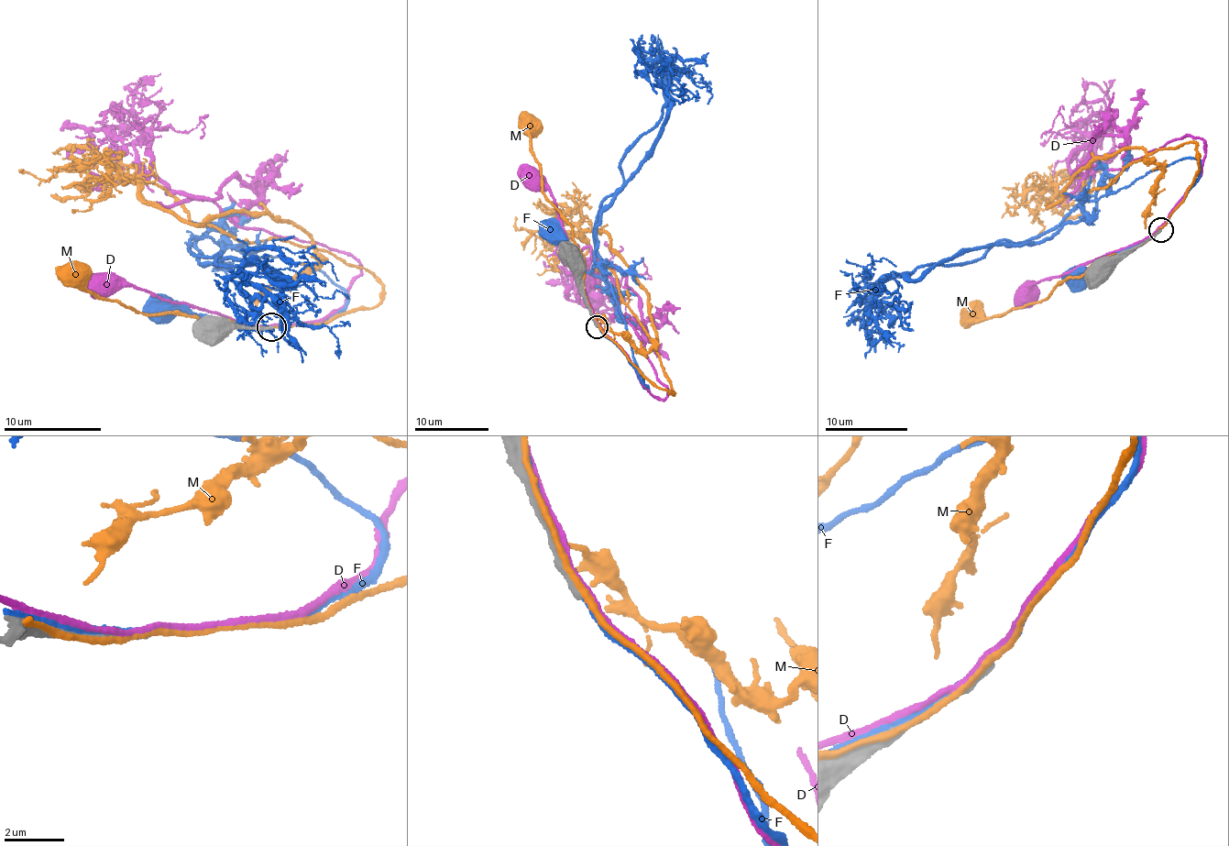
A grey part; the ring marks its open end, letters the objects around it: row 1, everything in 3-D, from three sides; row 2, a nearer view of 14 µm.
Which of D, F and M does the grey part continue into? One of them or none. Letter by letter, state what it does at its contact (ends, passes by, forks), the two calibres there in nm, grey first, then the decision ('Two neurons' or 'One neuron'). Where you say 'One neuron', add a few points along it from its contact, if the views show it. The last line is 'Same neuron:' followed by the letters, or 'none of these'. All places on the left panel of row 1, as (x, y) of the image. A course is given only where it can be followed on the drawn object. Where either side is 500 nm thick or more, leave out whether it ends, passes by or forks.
D: It passes by. Thickness 220 nm (grey) against 190 nm. Two neurons
F: It passes by. Thickness 240 nm (grey) against 240 nm. Two neurons
M: It passes by. Thickness 240 nm (grey) against 180 nm. Two neurons
Same neuron: none of these

